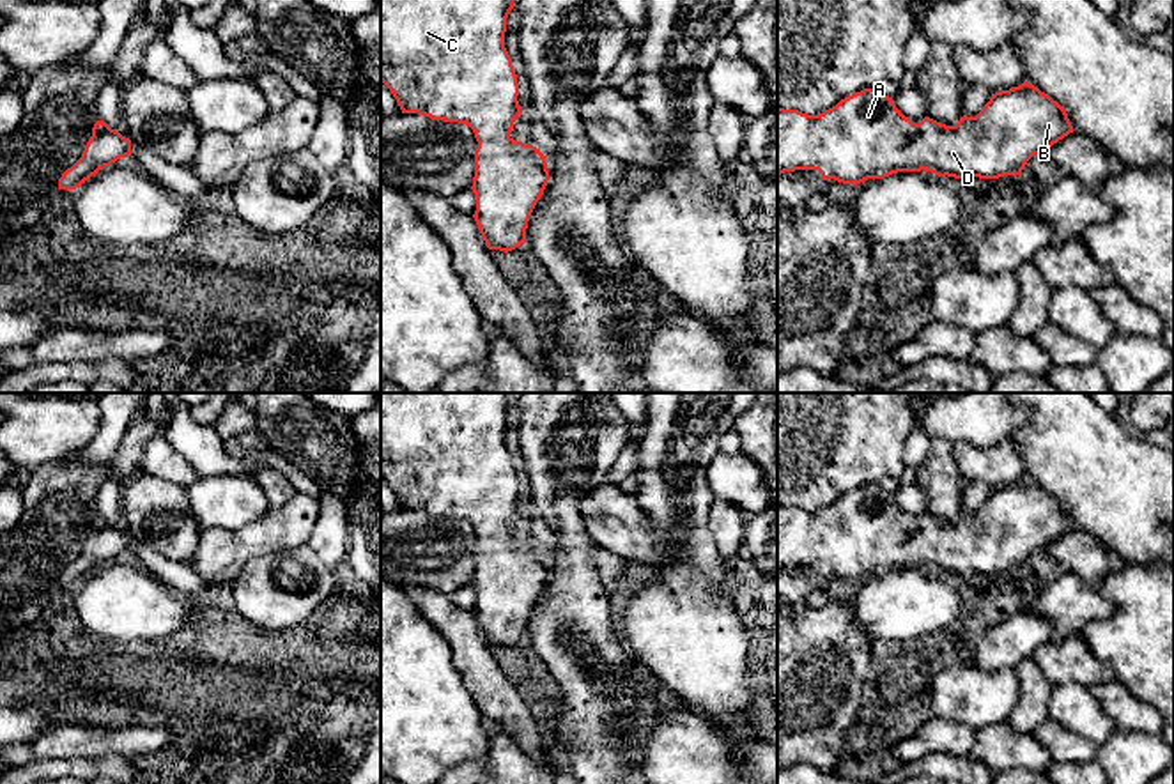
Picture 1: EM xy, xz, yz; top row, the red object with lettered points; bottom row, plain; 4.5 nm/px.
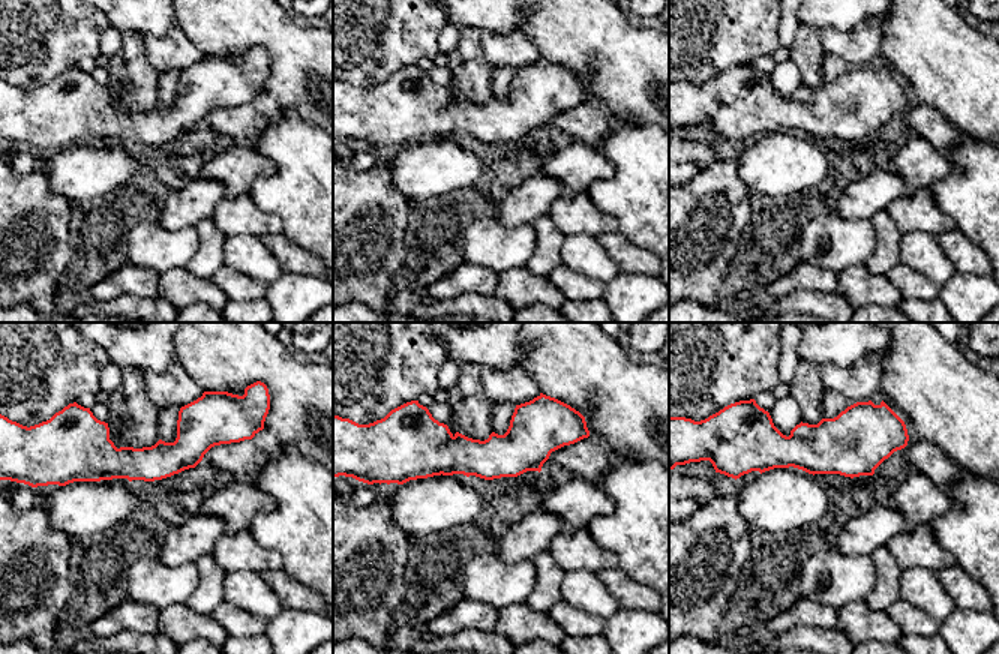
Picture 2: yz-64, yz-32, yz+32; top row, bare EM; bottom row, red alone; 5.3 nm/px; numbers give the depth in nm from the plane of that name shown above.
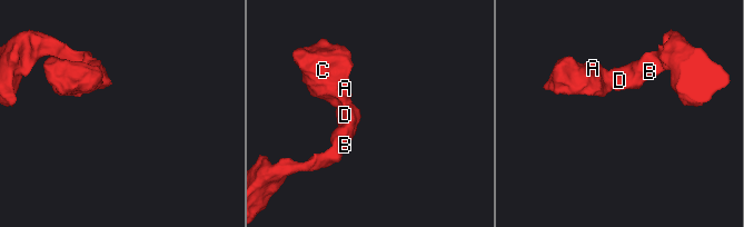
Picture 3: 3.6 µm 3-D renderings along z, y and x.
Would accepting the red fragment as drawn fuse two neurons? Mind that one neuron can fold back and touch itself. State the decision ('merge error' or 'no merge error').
no merge error

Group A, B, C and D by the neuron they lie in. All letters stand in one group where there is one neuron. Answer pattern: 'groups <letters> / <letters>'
groups A B C D

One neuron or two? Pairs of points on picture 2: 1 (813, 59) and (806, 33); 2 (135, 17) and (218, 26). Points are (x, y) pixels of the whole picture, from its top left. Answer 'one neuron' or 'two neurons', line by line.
1: one neuron
2: two neurons

